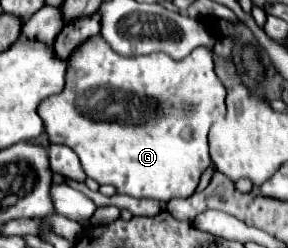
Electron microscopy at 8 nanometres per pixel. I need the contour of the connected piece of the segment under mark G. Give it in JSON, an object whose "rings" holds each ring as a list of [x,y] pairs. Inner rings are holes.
{"rings":[[[93,35],[71,53],[67,65],[69,67],[63,91],[59,95],[43,99],[37,107],[49,143],[61,143],[73,149],[81,161],[85,175],[95,179],[99,185],[113,185],[117,193],[139,199],[157,199],[165,203],[193,195],[201,173],[211,163],[207,145],[209,129],[219,117],[225,115],[227,89],[215,75],[213,49],[197,47],[181,61],[173,61],[161,53],[121,57],[111,51],[101,35]]]}

